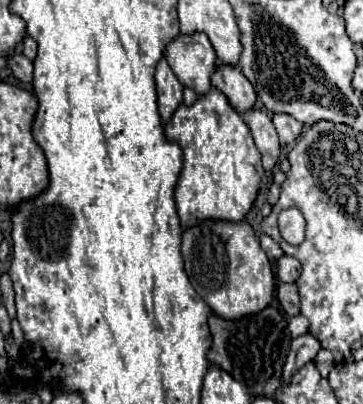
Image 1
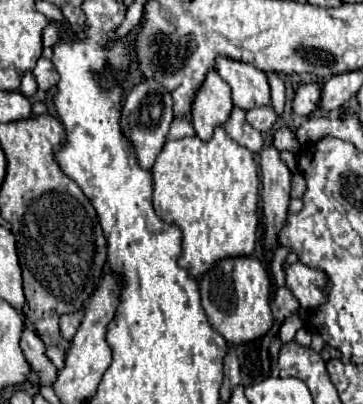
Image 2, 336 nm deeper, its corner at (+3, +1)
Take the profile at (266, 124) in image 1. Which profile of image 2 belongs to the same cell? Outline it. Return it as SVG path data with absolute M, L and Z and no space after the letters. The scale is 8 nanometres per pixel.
M265 146L259 152L261 160L261 200L263 200L263 218L265 218L265 248L273 250L277 246L277 236L289 216L289 190L291 190L291 172L281 162L279 152L273 146Z

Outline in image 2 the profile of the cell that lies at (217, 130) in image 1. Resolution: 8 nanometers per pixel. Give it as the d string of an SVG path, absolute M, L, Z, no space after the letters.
M217 128L209 142L203 142L197 136L165 142L151 174L153 174L153 208L163 222L175 224L183 232L183 256L179 264L191 276L195 278L203 276L219 260L253 254L259 224L257 162L247 148L241 148L237 142L229 140L223 128Z

